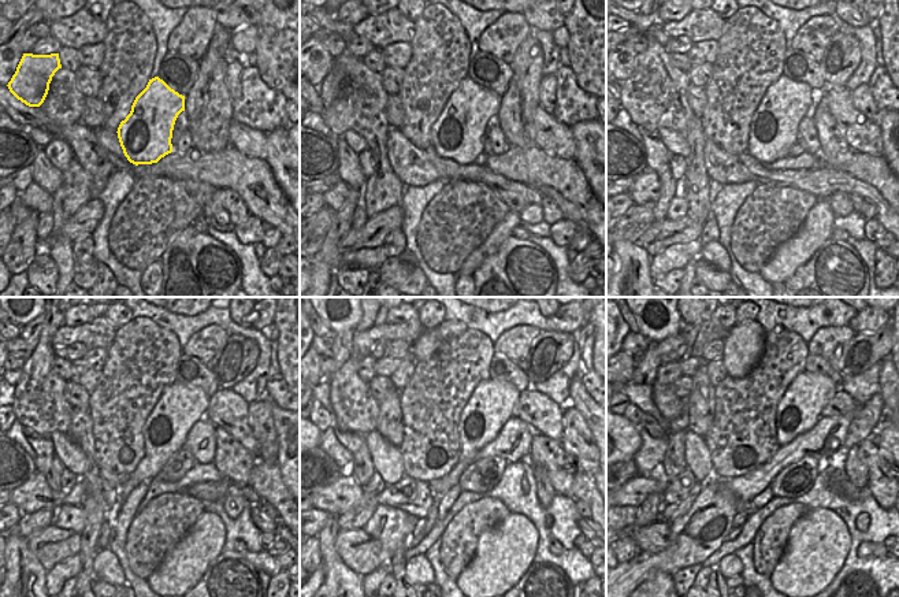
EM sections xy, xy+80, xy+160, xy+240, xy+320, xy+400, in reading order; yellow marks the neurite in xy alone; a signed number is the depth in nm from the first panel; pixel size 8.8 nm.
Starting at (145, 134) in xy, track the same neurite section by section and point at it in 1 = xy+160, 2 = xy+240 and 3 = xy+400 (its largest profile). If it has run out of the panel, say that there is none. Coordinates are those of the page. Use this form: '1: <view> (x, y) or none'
1: xy+160 (773, 129)
2: xy+240 (179, 407)
3: xy+400 (799, 408)

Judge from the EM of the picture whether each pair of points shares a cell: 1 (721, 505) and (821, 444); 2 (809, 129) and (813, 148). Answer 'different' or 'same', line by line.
1: same
2: same

